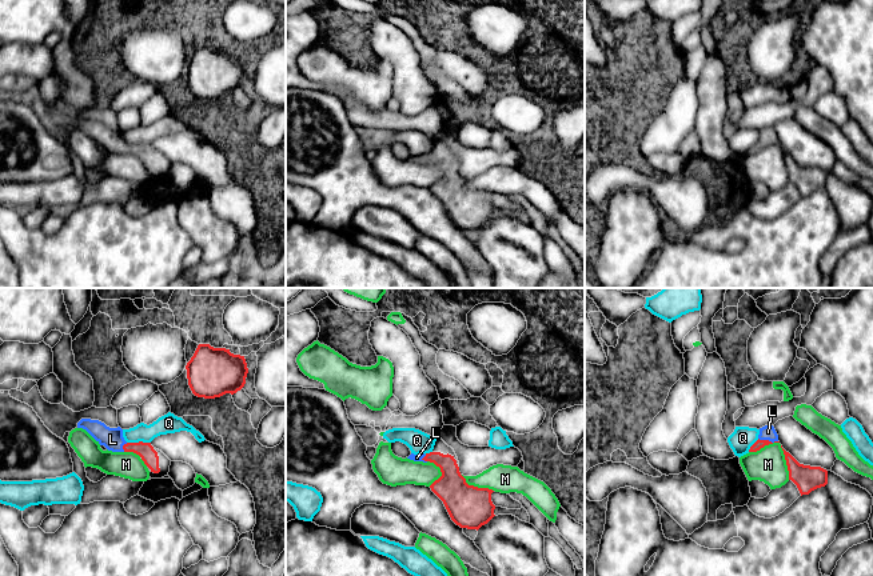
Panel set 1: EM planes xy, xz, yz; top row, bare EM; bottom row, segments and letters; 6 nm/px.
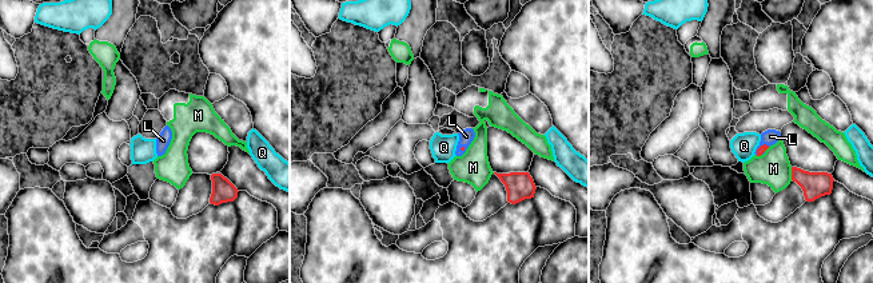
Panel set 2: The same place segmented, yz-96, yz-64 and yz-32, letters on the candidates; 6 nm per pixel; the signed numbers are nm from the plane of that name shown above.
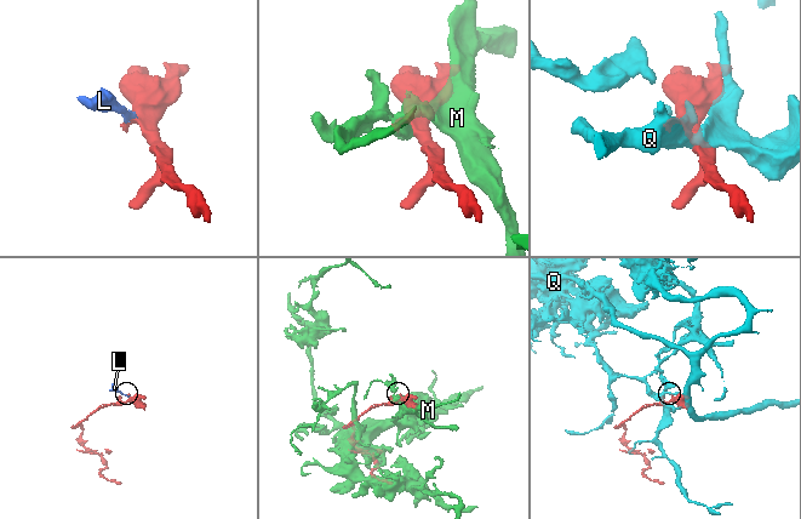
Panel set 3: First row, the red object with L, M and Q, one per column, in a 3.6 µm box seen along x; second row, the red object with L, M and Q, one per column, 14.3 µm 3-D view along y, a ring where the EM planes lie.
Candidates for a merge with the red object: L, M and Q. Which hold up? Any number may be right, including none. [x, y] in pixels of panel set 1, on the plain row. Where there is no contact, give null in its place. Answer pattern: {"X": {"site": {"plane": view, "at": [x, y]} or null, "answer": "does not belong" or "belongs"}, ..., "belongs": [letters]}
{"L": {"site": {"plane": "yz", "at": [768, 142]}, "answer": "belongs"}, "M": {"site": {"plane": "xz", "at": [477, 188]}, "answer": "does not belong"}, "Q": {"site": {"plane": "xy", "at": [139, 143]}, "answer": "does not belong"}, "belongs": ["L"]}

